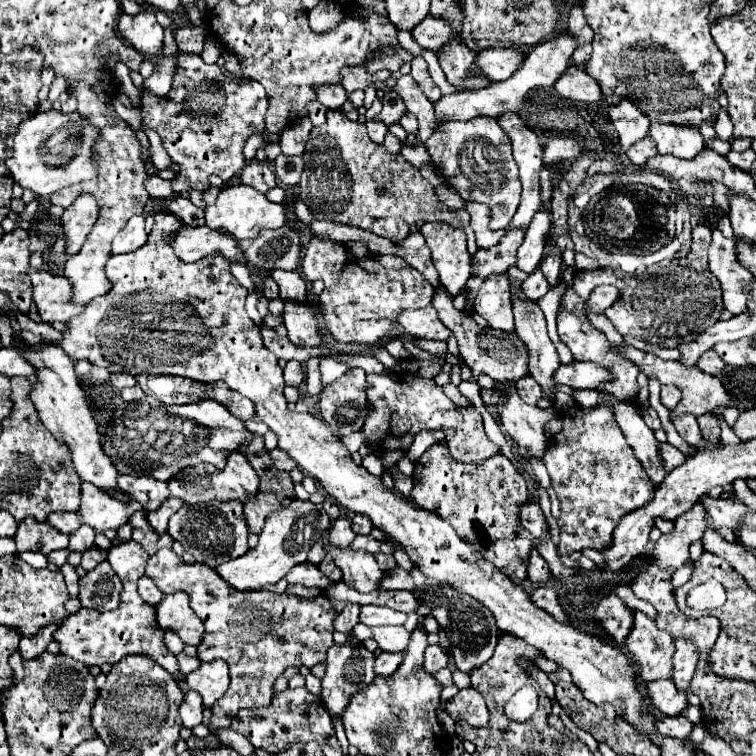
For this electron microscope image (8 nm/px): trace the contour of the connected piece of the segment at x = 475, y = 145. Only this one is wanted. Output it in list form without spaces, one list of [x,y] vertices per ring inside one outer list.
[[[476,116],[468,122],[452,120],[438,124],[426,140],[426,150],[430,152],[436,172],[448,186],[452,186],[464,200],[480,202],[490,208],[490,230],[508,228],[516,206],[520,204],[522,186],[512,158],[510,138],[494,118]]]

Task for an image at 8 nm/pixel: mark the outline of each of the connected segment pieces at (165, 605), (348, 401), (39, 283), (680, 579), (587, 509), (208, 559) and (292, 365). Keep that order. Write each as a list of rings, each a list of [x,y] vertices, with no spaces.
[[[180,592],[164,596],[160,606],[156,606],[156,612],[156,620],[162,630],[176,632],[182,638],[182,642],[190,646],[198,646],[202,642],[204,624],[192,612],[188,594]]]
[[[350,368],[344,376],[328,384],[318,396],[320,416],[338,438],[358,432],[364,424],[364,414],[368,414],[364,382],[364,370]]]
[[[28,270],[34,286],[34,302],[44,322],[68,322],[72,316],[81,314],[84,306],[72,302],[72,284],[66,276],[50,274],[46,270]]]
[[[690,558],[688,560],[688,564],[684,564],[684,568],[680,568],[680,570],[676,570],[674,572],[674,586],[682,586],[682,584],[686,584],[688,580],[690,580],[690,576],[692,576],[692,568],[694,568],[694,560]]]
[[[600,400],[594,408],[566,408],[560,418],[562,430],[552,436],[544,454],[544,464],[560,500],[558,552],[562,558],[584,548],[602,552],[612,546],[618,520],[652,500],[654,484],[626,444],[610,404]]]
[[[238,500],[230,502],[202,502],[194,506],[182,506],[170,520],[166,530],[174,540],[184,546],[184,552],[192,554],[196,562],[210,568],[220,566],[226,556],[236,556],[236,550],[248,550],[248,526],[244,520],[242,504]]]
[[[298,360],[288,362],[286,368],[284,368],[284,380],[286,380],[288,386],[300,388],[302,382],[304,382],[304,368],[302,368],[302,362],[298,362]]]

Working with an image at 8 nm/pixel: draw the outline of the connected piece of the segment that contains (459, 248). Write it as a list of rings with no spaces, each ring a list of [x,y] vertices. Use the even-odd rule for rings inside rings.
[[[426,222],[420,232],[432,250],[432,262],[438,270],[440,282],[450,296],[458,296],[472,274],[464,230],[456,230],[444,222]]]

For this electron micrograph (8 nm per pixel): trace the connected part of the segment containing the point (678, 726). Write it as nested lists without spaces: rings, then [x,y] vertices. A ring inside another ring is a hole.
[[[684,716],[676,718],[660,718],[660,732],[668,734],[672,738],[690,738],[694,724],[688,722]]]

